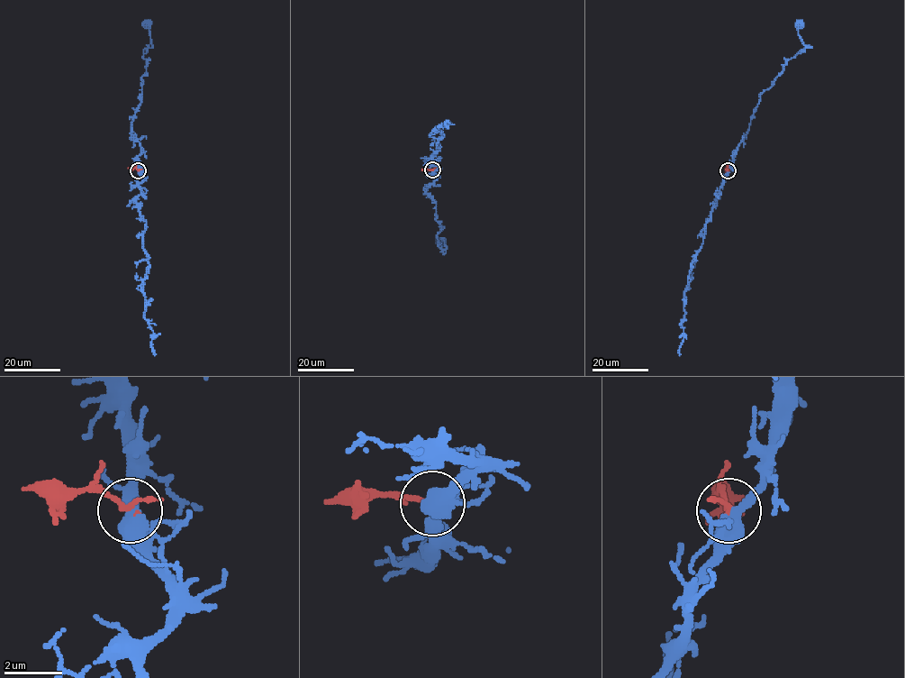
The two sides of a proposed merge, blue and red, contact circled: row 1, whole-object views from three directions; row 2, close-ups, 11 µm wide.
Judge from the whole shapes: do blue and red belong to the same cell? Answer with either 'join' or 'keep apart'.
join

